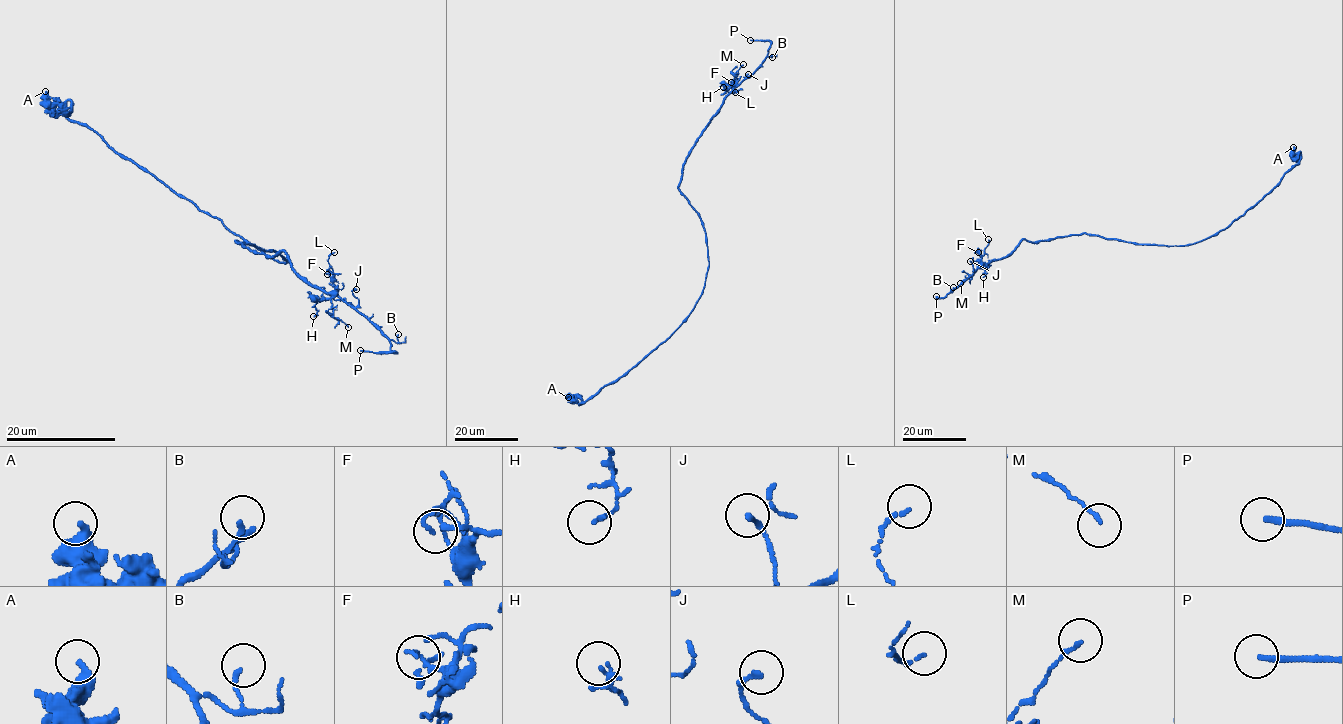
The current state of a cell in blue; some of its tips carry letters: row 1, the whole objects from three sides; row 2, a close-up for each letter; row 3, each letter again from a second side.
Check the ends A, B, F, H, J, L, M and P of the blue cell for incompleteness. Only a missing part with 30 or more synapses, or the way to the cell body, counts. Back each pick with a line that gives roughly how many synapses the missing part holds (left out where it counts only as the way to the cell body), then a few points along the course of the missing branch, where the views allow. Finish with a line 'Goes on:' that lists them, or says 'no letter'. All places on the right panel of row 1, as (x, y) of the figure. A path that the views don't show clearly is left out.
P: missing branch runs (936, 296), (930, 289), (932, 274)
Goes on: P

